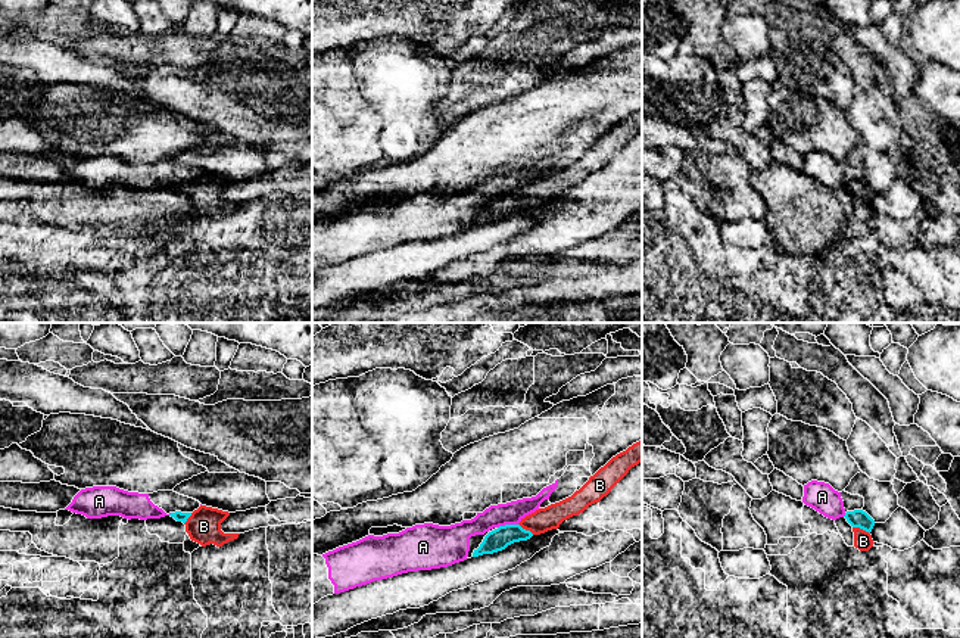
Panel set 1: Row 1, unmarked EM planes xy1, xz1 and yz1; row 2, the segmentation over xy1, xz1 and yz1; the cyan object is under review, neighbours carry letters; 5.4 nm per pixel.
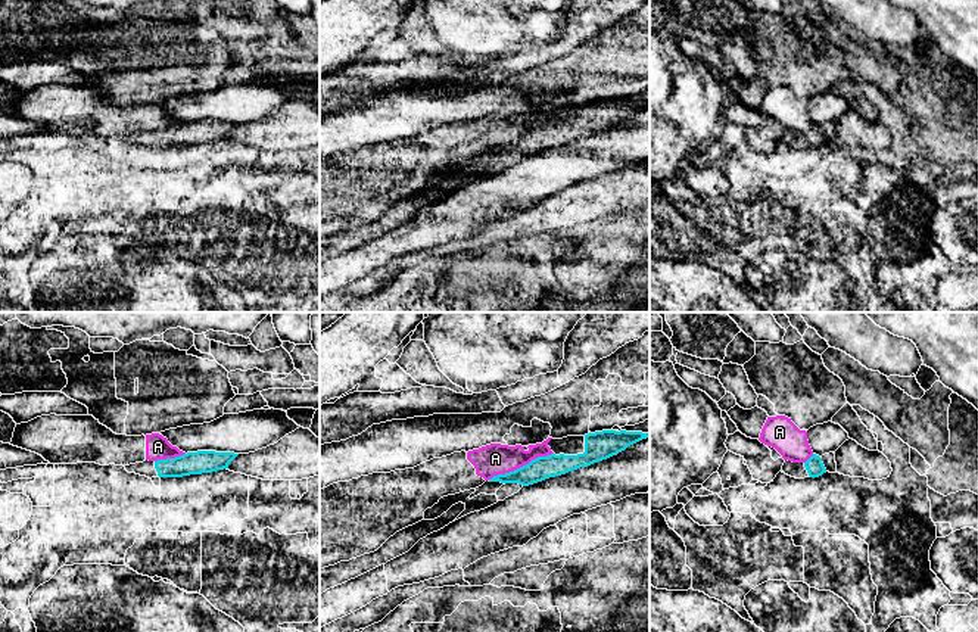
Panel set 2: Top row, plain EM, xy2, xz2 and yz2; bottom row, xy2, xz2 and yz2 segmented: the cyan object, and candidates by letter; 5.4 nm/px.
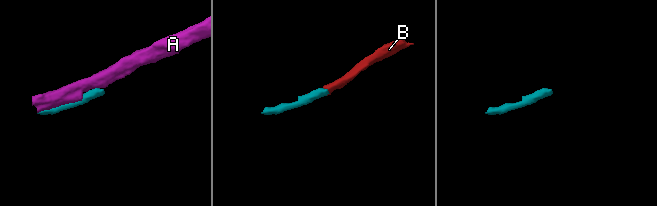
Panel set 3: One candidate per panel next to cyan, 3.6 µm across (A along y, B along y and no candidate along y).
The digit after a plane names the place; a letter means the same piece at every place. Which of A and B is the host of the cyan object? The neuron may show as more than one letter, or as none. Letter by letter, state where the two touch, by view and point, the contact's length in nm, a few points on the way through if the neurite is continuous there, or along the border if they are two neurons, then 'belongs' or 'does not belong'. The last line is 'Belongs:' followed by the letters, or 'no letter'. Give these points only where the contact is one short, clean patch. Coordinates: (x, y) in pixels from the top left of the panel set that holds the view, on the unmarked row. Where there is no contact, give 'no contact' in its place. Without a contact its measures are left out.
A: contact xz2 (520, 137); length 380 nm; does not belong
B: contact yz1 (862, 198); length 100 nm; way yz1 (860, 189), (862, 198), (863, 211); belongs
Belongs: B

